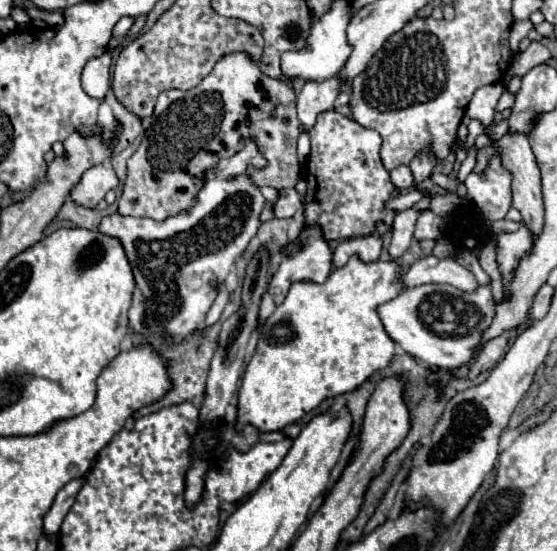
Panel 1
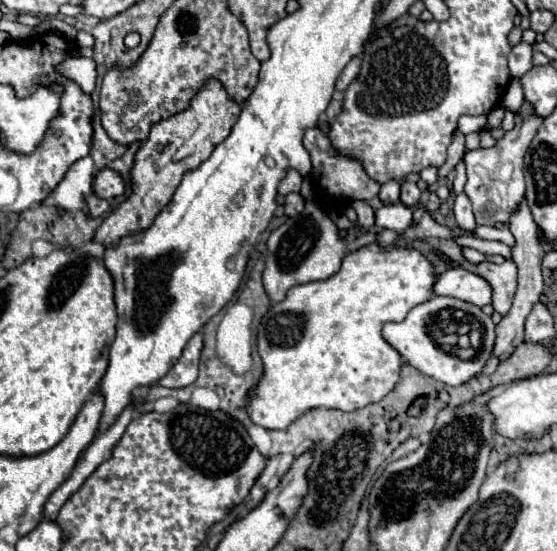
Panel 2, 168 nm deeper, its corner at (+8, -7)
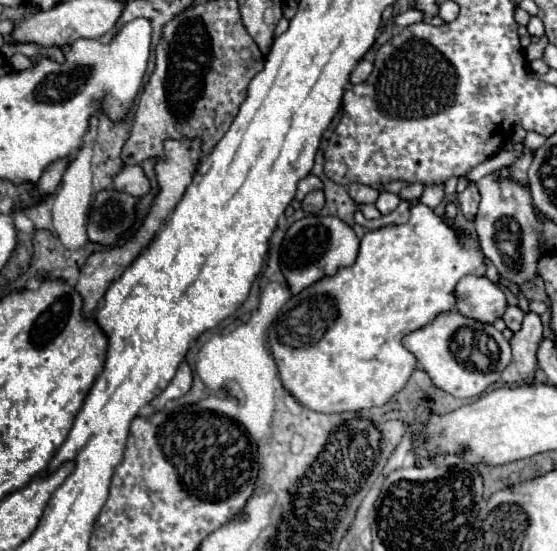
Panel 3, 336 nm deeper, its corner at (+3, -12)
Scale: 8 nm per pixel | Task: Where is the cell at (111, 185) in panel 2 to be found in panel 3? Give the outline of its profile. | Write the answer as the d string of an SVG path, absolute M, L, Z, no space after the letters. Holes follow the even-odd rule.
M125 166L115 178L113 178L113 188L125 194L131 194L135 198L141 198L149 192L149 180L145 178L141 166Z

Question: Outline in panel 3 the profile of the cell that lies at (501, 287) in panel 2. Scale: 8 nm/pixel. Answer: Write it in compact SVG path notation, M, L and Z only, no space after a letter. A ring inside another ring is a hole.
M507 306L505 314L503 314L503 320L507 324L507 328L511 332L517 332L521 328L521 320L523 320L523 310L519 306Z

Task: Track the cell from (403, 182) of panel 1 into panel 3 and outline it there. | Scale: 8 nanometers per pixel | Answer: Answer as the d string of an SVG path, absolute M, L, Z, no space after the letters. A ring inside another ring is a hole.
M381 192L381 196L375 202L375 206L377 206L377 210L381 214L393 212L397 208L397 204L399 204L399 196L397 194L391 194L391 192Z

